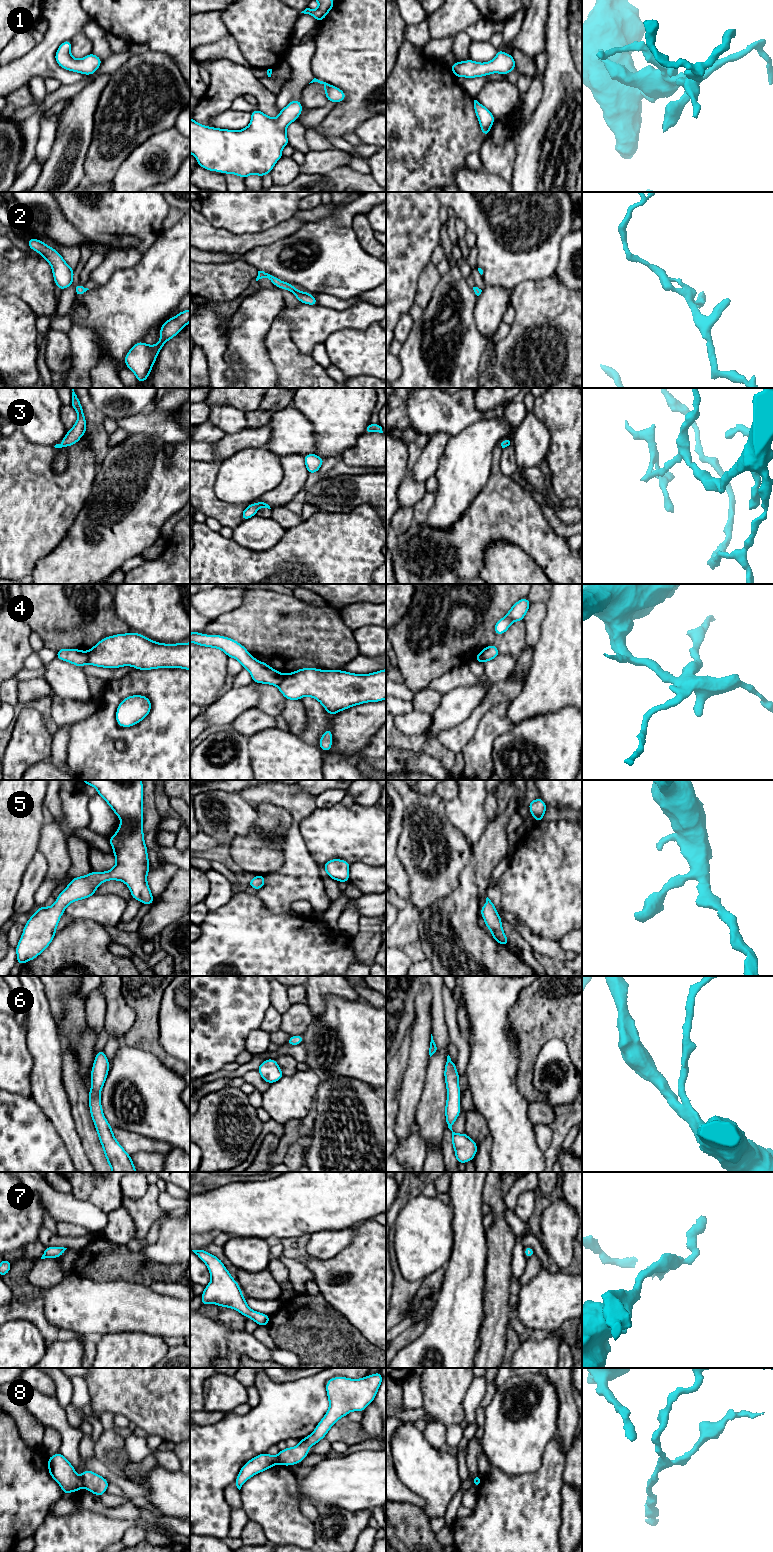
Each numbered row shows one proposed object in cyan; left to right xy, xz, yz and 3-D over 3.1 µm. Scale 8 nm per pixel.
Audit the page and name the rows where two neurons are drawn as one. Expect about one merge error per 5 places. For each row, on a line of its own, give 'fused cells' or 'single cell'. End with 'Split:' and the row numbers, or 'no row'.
1: single cell
2: single cell
3: single cell
4: fused cells
5: single cell
6: single cell
7: single cell
8: fused cells
Split: 4, 8

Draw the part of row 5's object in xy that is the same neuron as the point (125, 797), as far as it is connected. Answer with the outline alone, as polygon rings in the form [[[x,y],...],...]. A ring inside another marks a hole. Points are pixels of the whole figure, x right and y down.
[[[82,780],[92,785],[121,819],[116,834],[109,838],[116,865],[106,872],[91,872],[76,877],[58,895],[50,907],[41,906],[24,925],[16,947],[17,963],[35,959],[52,942],[60,917],[74,901],[95,894],[97,887],[109,880],[124,882],[133,899],[154,903],[147,883],[149,859],[143,833],[143,783],[141,780]]]

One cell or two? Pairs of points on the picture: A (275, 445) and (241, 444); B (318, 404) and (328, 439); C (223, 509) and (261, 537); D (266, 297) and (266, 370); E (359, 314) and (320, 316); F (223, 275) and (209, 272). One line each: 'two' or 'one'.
A: two
B: one
C: two
D: one
E: one
F: one

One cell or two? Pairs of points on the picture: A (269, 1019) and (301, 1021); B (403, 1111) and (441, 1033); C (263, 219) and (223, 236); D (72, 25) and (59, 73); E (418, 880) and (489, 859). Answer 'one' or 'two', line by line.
A: one
B: one
C: two
D: one
E: two

